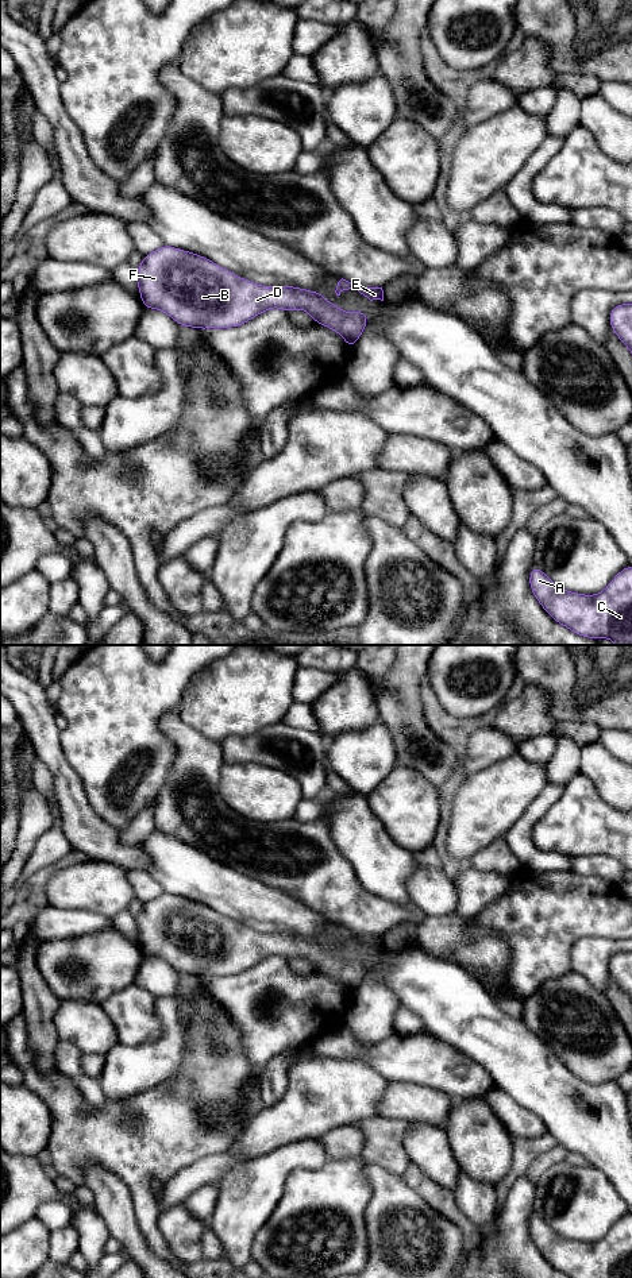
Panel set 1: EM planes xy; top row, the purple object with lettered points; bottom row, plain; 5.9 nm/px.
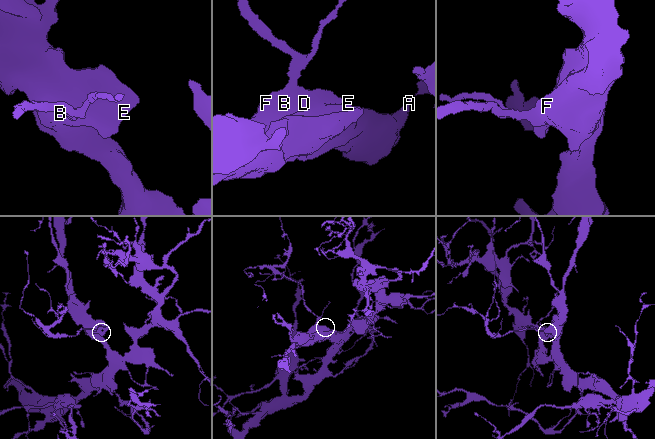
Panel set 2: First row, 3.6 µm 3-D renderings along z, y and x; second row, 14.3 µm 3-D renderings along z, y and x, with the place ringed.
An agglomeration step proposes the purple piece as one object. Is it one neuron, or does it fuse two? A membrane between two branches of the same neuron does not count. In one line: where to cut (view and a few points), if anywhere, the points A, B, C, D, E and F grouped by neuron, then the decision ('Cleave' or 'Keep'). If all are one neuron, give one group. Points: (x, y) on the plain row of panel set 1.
No split. Groups: A B C D E F. Keep

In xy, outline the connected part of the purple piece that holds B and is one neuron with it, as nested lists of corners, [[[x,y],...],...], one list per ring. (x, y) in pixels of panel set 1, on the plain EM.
[[[167,892],[143,903],[135,923],[143,954],[165,960],[180,974],[235,976],[270,955],[288,961],[301,957],[339,981],[351,997],[369,972],[363,958],[347,961],[324,947],[321,939],[258,933]]]

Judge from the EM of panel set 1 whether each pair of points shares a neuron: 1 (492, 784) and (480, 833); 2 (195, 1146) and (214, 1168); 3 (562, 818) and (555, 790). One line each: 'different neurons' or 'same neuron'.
1: same neuron
2: different neurons
3: different neurons

